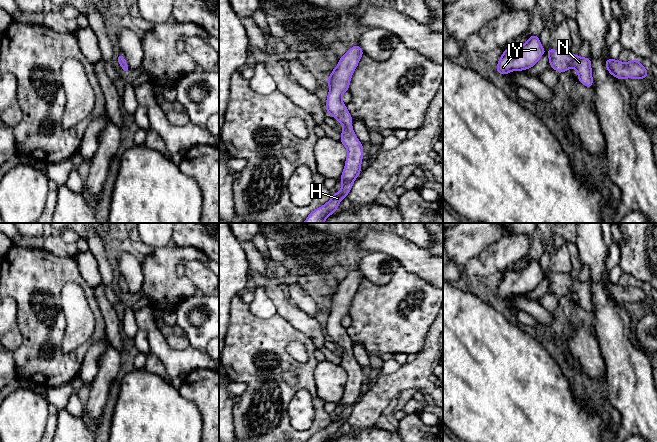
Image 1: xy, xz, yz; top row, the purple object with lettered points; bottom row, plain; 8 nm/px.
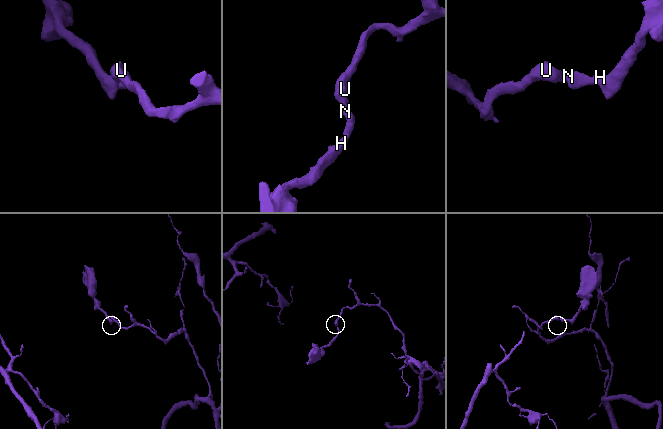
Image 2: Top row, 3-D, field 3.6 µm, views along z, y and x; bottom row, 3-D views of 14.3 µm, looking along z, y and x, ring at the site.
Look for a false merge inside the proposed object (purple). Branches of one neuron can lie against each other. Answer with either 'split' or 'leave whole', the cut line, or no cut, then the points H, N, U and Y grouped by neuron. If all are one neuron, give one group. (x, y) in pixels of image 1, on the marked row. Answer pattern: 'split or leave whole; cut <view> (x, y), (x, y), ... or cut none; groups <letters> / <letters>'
leave whole; cut none; groups H N U Y

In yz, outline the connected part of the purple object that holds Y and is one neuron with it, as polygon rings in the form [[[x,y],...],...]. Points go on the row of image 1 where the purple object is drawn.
[[[537,33],[529,37],[524,45],[505,50],[496,67],[499,74],[507,76],[510,71],[523,71],[532,68],[540,60],[544,48]]]

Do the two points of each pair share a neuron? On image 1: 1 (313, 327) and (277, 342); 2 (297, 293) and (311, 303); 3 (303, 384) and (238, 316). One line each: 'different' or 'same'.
1: different
2: same
3: same

